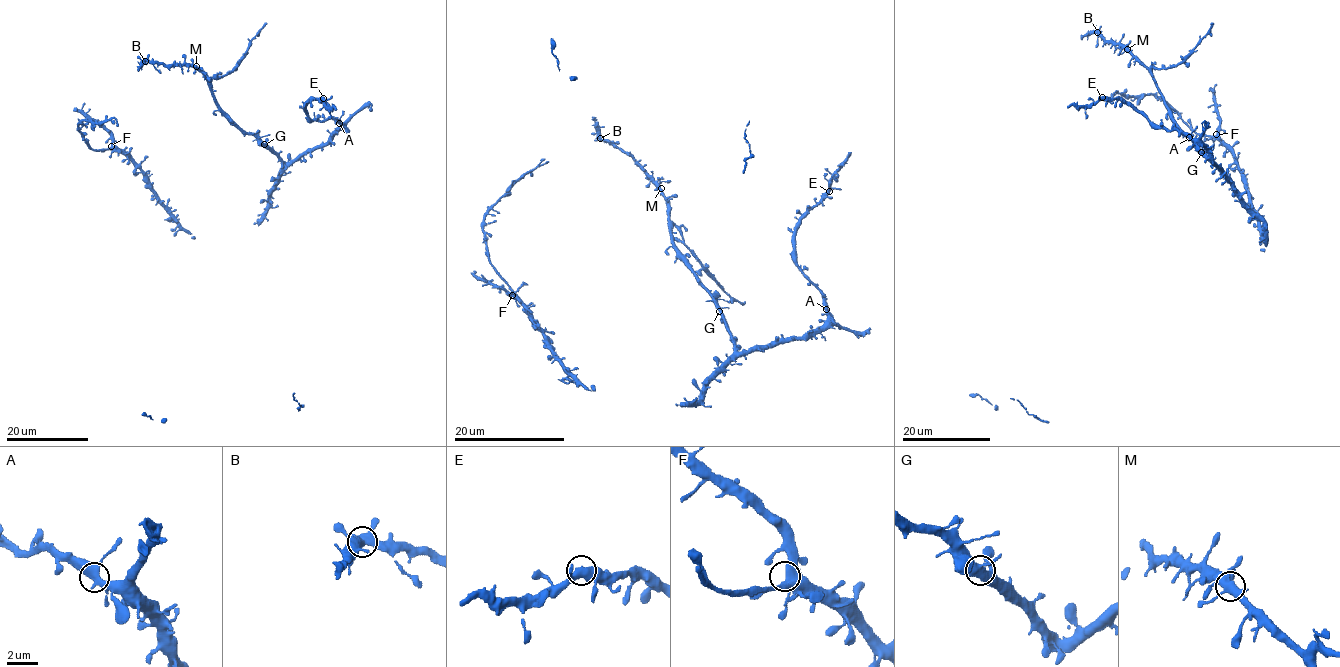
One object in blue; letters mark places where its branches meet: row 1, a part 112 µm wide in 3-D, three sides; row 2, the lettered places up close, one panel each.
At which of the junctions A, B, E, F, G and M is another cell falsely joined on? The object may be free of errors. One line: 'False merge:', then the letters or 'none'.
False merge: none

